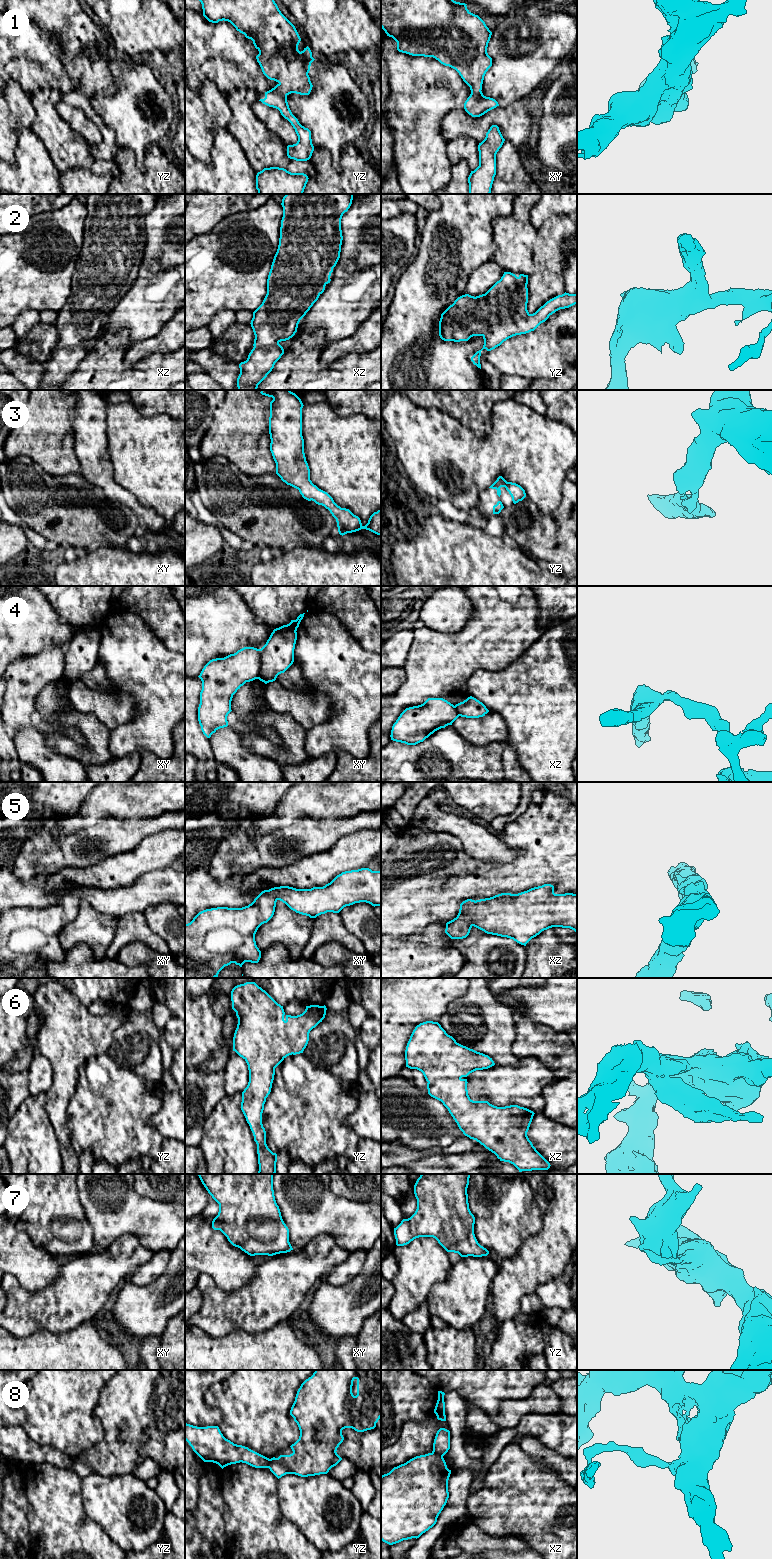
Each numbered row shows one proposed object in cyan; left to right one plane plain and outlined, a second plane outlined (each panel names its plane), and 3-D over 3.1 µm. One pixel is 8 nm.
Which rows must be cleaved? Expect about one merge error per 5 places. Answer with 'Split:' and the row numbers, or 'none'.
Split: 4, 8

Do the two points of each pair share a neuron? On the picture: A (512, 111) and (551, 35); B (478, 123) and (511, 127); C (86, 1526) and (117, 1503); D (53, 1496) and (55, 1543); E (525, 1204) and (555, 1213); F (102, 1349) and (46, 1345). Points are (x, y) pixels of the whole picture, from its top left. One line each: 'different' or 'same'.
A: different
B: same
C: different
D: same
E: different
F: same

